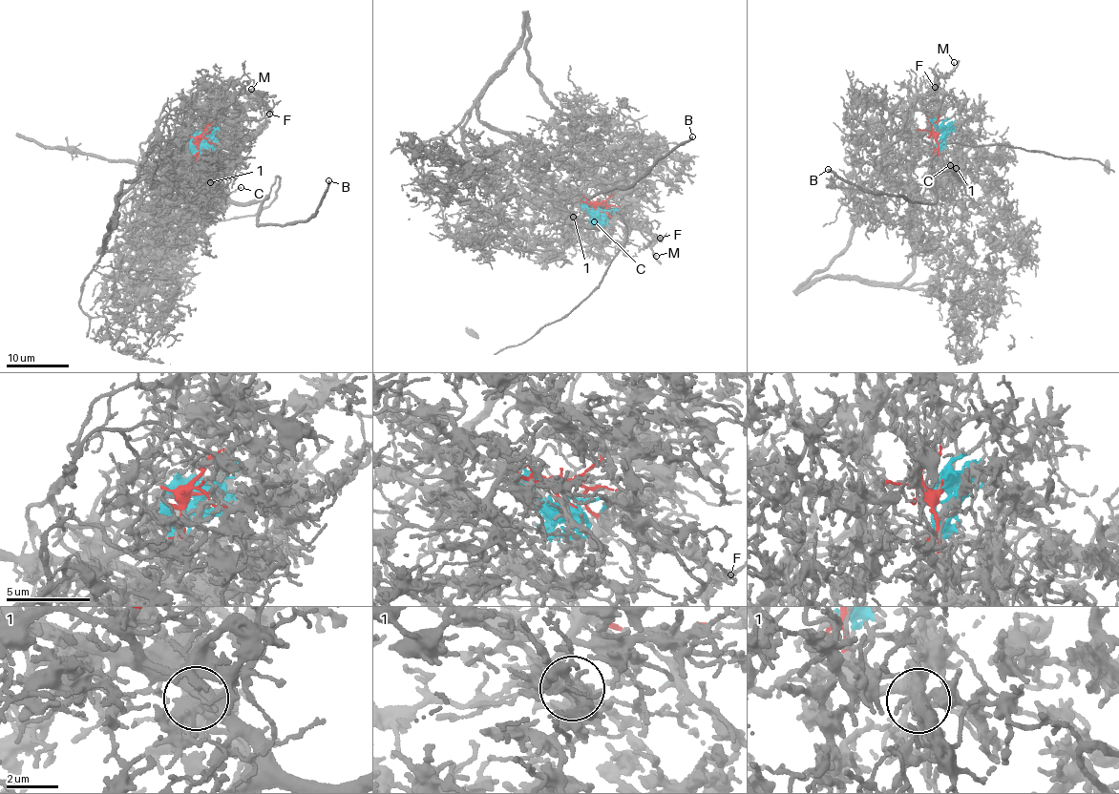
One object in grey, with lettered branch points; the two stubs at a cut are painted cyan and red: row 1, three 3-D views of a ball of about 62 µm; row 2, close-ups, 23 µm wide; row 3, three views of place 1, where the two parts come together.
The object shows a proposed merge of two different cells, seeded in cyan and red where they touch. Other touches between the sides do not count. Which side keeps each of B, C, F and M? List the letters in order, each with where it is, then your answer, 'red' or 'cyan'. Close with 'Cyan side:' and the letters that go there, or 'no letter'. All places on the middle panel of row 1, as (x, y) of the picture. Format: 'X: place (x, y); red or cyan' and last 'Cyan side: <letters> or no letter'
B: place (692, 136); red
C: place (594, 221); red
F: place (660, 238); cyan
M: place (656, 256); cyan
Cyan side: F, M

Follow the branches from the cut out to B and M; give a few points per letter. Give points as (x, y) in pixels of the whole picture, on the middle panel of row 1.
B: (597, 206), (579, 199), (570, 214), (601, 226), (608, 211), (588, 202), (594, 196), (635, 185), (692, 136)
M: (597, 206), (603, 210), (616, 210), (626, 226), (640, 227), (651, 236), (651, 250), (656, 256)

